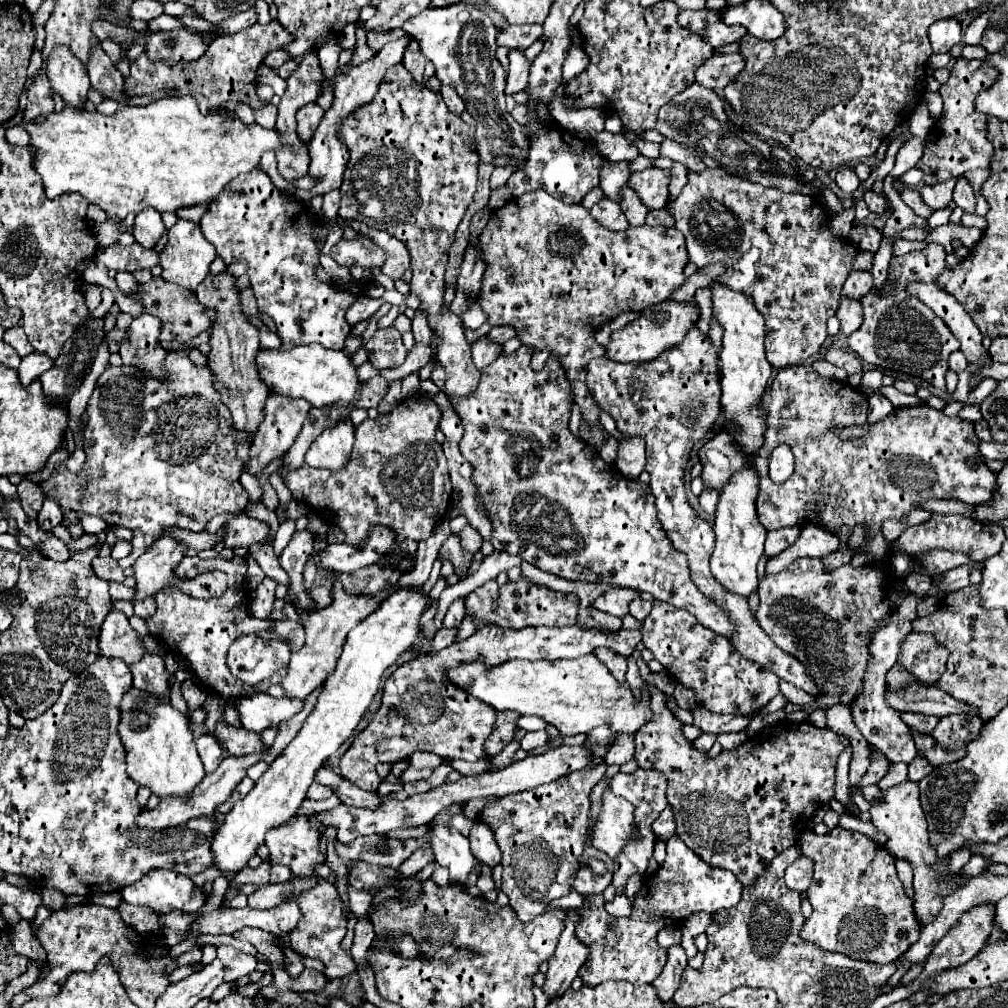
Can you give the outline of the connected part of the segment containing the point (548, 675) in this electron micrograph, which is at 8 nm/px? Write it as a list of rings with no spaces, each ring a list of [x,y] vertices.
[[[592,653],[578,657],[578,659],[558,659],[558,661],[546,661],[546,659],[518,661],[518,659],[514,659],[514,661],[500,665],[500,667],[494,667],[494,669],[486,669],[486,665],[482,661],[476,661],[470,665],[450,669],[448,675],[458,687],[462,687],[470,695],[486,701],[496,711],[508,709],[508,711],[518,711],[520,715],[538,715],[546,723],[554,725],[562,735],[590,733],[598,725],[608,725],[614,735],[618,735],[618,733],[636,735],[636,731],[642,725],[646,725],[650,721],[650,715],[652,715],[652,711],[650,711],[650,687],[642,685],[640,699],[636,699],[632,695],[628,683],[624,681],[620,685],[618,681],[614,681],[614,677],[606,669],[606,665],[600,663]]]

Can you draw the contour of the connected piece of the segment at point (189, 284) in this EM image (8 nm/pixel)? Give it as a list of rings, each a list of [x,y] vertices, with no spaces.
[[[178,219],[178,223],[168,231],[166,247],[160,251],[162,279],[168,281],[168,283],[176,283],[180,287],[186,287],[186,289],[194,291],[194,287],[198,287],[198,283],[202,283],[202,279],[206,279],[206,275],[210,273],[208,267],[214,261],[214,257],[216,257],[214,245],[202,235],[198,223]]]

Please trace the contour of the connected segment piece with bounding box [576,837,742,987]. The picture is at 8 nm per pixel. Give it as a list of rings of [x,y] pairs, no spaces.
[[[672,837],[666,843],[664,863],[644,881],[644,885],[646,887],[640,887],[636,893],[632,915],[626,919],[600,913],[604,911],[602,895],[586,895],[586,903],[576,909],[578,915],[582,915],[576,927],[576,937],[590,951],[586,963],[578,971],[578,977],[584,985],[594,987],[604,981],[628,981],[632,985],[652,983],[666,965],[666,949],[656,941],[658,931],[668,926],[679,926],[686,919],[686,911],[691,915],[700,911],[714,913],[718,909],[734,907],[742,893],[742,885],[730,871],[710,867],[678,837]]]

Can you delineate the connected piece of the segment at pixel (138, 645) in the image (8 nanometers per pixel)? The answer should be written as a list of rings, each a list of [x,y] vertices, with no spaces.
[[[114,609],[104,619],[100,631],[100,655],[118,657],[128,665],[138,663],[138,659],[146,655],[142,637],[130,627],[128,617],[122,611]]]

